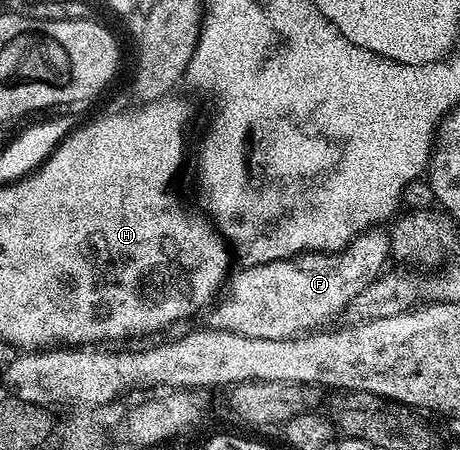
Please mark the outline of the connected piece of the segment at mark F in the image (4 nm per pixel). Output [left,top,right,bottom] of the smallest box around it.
[208,227,391,339]

